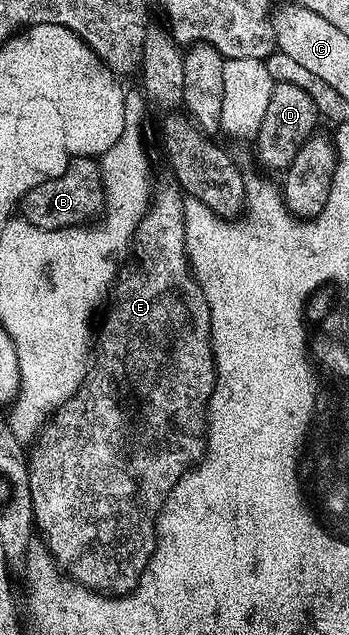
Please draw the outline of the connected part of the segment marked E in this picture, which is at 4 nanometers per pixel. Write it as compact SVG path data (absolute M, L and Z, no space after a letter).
M180 198L154 200L152 207L137 226L135 251L136 247L141 268L131 272L122 283L120 280L112 292L111 302L108 304L109 312L106 313L105 320L102 323L100 320L99 323L99 334L95 339L95 366L91 374L86 382L80 384L77 394L56 412L53 419L40 432L35 443L37 448L34 451L32 448L28 456L33 518L36 528L49 538L48 552L70 578L84 584L85 587L92 587L101 593L112 593L117 597L128 595L141 582L141 574L149 566L149 559L157 549L158 511L161 510L171 489L175 489L175 485L183 478L185 472L202 462L205 454L209 398L217 380L217 366L213 360L213 346L209 340L211 317L207 309L207 297L203 297L203 289L199 289L199 285L194 281L193 273L189 270L189 259L185 256L185 215Z

